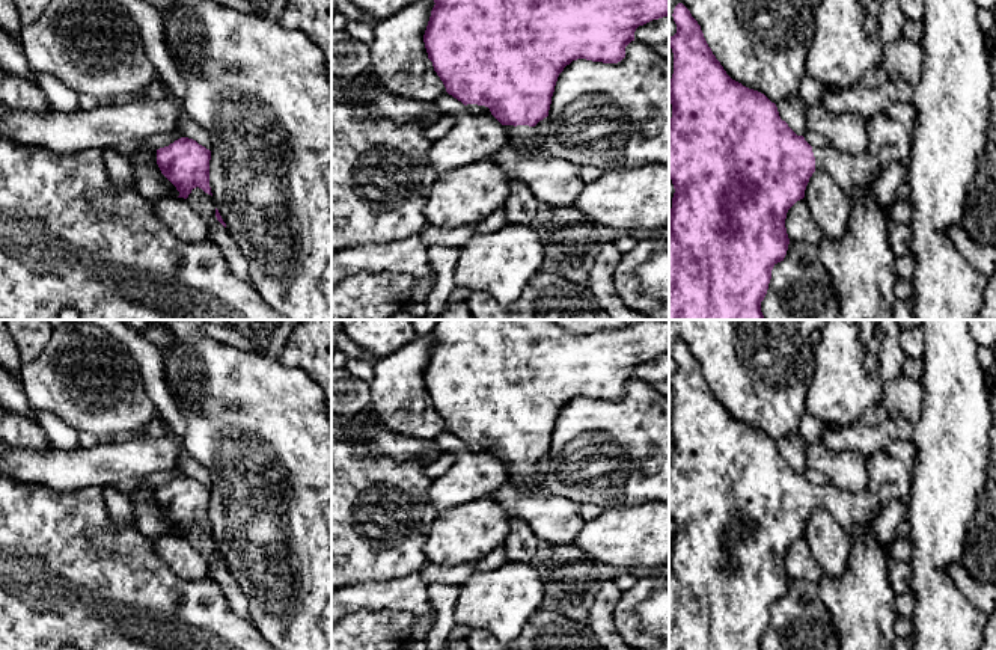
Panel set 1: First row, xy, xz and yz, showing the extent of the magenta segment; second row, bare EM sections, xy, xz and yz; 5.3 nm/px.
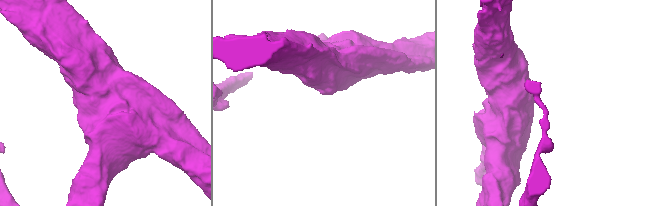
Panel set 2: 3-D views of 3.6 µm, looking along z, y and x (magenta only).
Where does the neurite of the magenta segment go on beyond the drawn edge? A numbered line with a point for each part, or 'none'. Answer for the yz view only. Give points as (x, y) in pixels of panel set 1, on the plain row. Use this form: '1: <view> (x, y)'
1: yz (891, 471)

